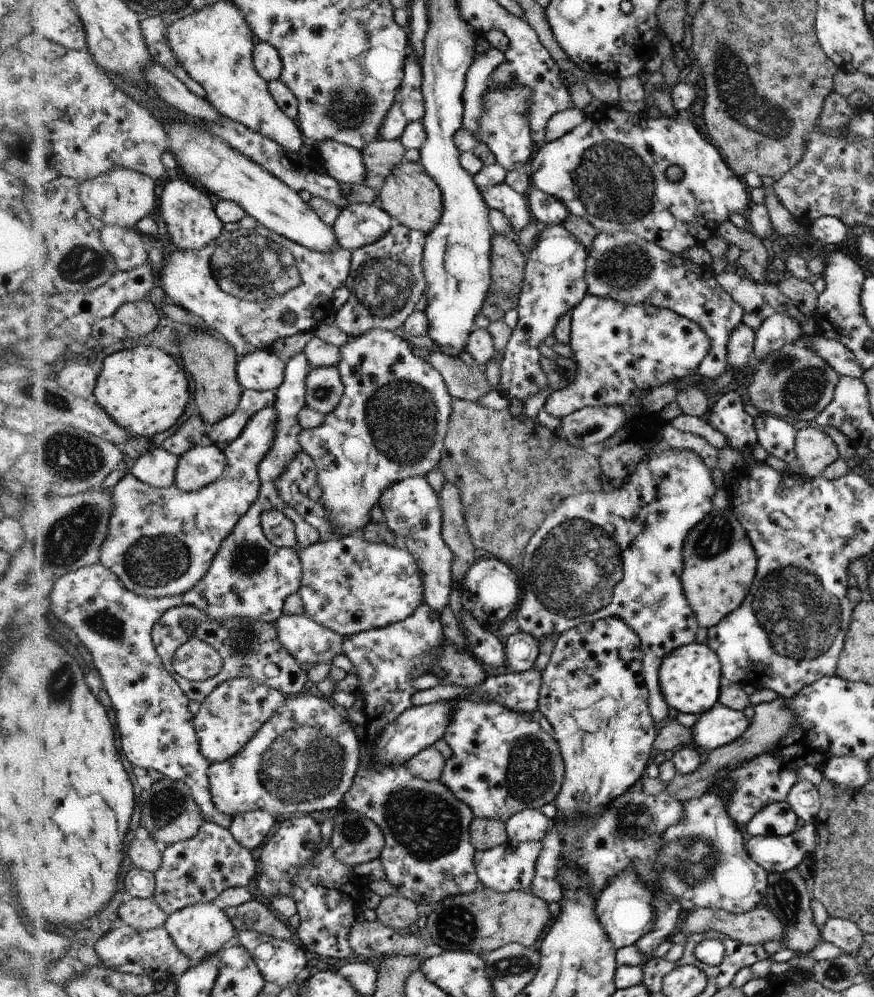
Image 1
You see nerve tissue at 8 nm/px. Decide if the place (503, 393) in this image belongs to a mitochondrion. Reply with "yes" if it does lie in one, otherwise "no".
no

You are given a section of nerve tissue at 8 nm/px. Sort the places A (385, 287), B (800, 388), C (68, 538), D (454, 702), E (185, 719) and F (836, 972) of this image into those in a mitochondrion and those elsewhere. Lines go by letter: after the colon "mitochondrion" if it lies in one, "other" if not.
A: mitochondrion
B: mitochondrion
C: mitochondrion
D: other
E: other
F: mitochondrion

